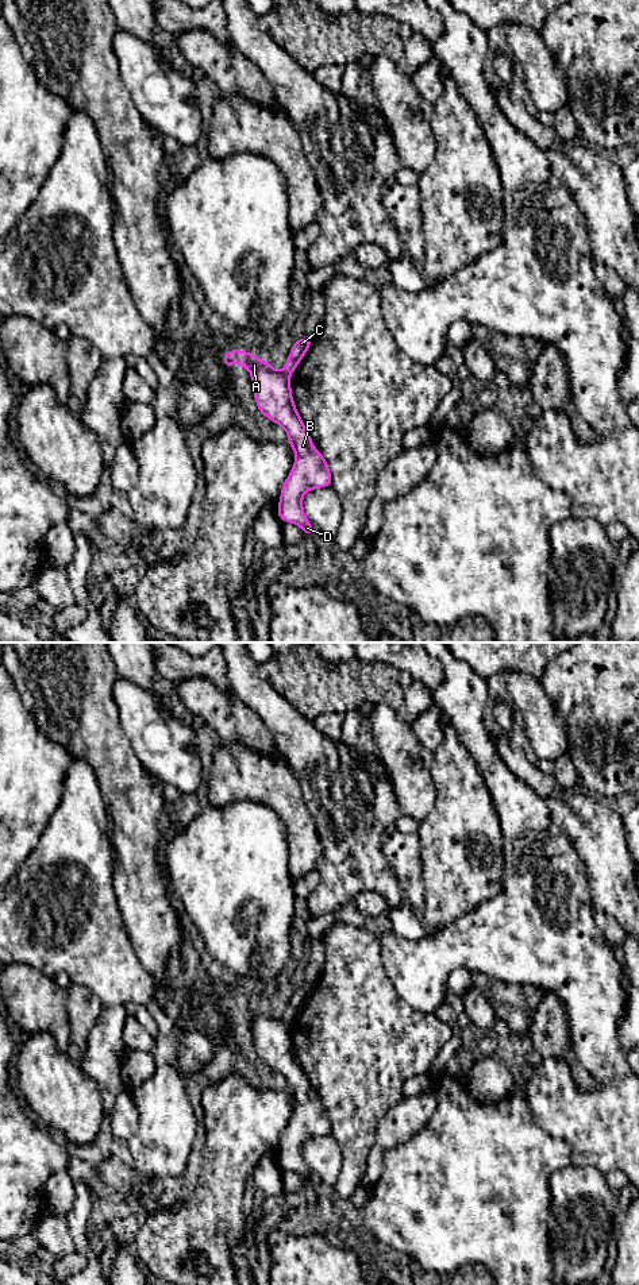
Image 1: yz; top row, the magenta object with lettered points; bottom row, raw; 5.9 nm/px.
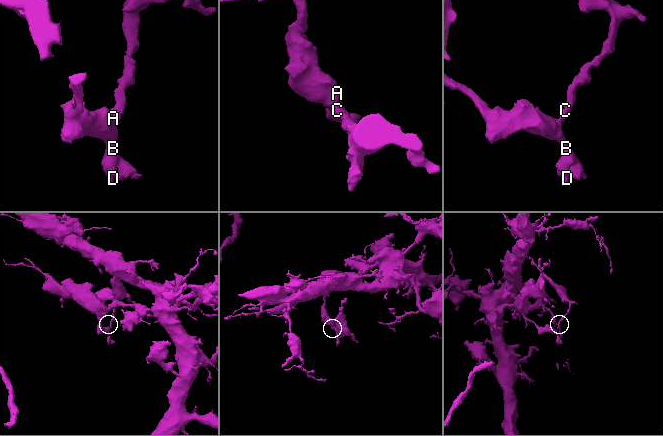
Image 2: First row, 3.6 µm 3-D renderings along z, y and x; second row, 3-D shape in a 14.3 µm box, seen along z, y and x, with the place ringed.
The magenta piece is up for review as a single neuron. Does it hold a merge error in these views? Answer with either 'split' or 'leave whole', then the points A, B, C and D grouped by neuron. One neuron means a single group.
split; A B D / C

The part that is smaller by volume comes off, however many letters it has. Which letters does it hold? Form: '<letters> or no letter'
C

